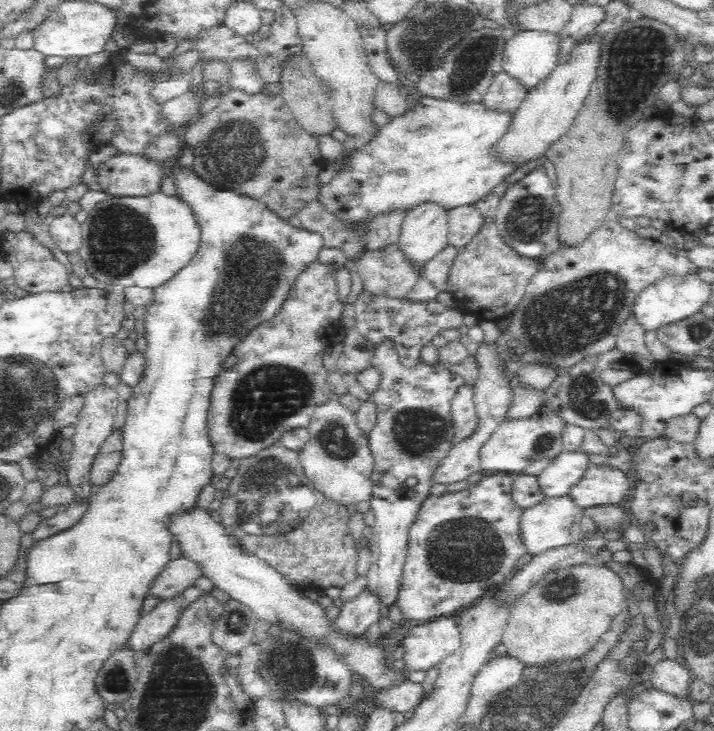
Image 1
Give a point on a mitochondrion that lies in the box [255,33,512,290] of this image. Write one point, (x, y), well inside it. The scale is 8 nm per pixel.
(471, 66)

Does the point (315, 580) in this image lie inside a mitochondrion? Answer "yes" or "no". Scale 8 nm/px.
no

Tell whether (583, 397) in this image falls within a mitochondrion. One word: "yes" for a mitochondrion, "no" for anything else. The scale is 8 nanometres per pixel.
yes

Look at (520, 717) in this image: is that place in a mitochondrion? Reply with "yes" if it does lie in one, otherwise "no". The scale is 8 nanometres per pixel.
yes

